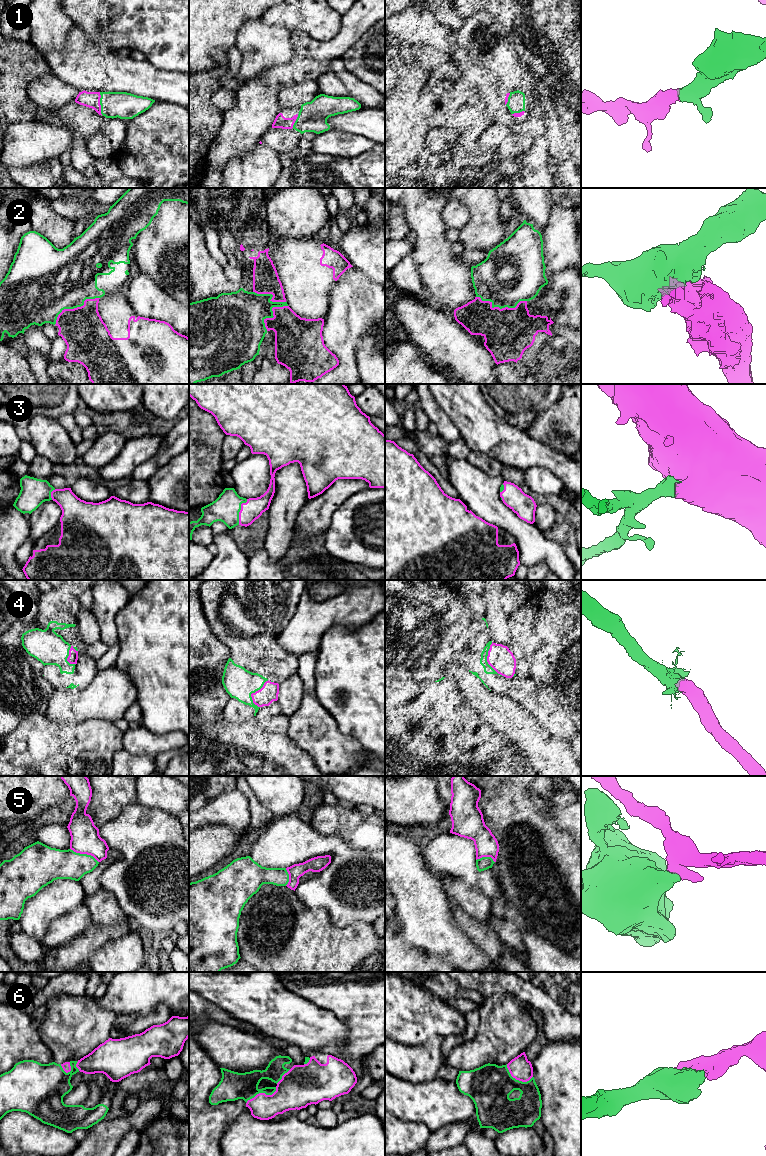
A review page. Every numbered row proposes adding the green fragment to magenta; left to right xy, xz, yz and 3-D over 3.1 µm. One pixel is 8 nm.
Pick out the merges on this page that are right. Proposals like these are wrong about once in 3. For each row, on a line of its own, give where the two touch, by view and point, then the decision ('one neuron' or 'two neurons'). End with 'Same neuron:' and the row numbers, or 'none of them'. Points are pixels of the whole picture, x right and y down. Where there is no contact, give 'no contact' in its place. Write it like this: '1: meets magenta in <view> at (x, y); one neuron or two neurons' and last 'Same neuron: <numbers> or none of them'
1: meets magenta in xy at (99, 103); one neuron
2: meets magenta in yz at (499, 308); two neurons
3: meets magenta in xz at (240, 511); one neuron
4: meets magenta in yz at (487, 661); one neuron
5: meets magenta in xy at (84, 853); two neurons
6: meets magenta in xz at (261, 1093); one neuron
Same neuron: 1, 3, 4, 6

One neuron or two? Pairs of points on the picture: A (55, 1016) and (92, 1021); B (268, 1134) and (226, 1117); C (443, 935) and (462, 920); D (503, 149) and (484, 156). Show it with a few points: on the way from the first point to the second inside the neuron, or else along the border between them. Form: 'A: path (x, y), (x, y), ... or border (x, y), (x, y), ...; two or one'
A: path (64, 1016), (71, 1021), (83, 1021); one
B: border (243, 1111), (225, 1130), (221, 1140); two
C: border (448, 902), (456, 924), (472, 941); two
D: border (469, 147), (475, 150), (488, 150), (499, 160); two

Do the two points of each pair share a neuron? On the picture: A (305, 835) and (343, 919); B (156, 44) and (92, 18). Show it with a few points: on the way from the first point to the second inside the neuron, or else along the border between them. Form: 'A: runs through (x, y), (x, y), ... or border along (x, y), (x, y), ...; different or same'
A: runs through (329, 845), (337, 853), (326, 887), (330, 895); same
B: runs through (140, 28), (127, 15), (108, 15); same

